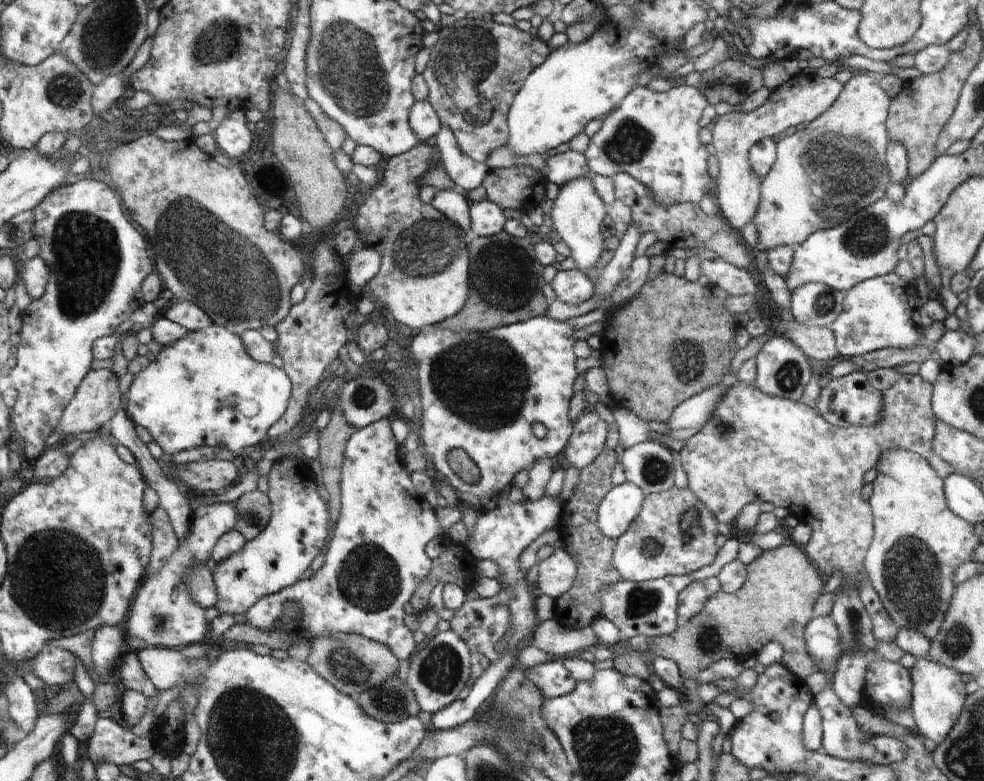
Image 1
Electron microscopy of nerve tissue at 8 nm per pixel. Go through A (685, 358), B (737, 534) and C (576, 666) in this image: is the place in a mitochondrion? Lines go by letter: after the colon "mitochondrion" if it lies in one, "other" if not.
A: mitochondrion
B: other
C: other

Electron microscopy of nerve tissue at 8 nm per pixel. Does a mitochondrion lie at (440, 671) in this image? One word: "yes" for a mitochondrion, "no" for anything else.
yes

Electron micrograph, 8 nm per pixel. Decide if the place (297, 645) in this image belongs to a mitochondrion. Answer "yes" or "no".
no

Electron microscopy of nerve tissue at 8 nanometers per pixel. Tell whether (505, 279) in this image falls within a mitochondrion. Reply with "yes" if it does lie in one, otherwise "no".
yes

